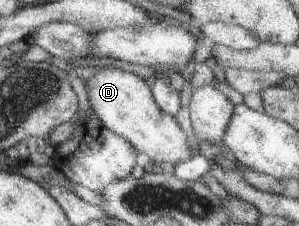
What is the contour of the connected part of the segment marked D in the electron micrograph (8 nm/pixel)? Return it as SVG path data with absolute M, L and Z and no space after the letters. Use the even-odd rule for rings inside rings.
M103 66L94 75L84 80L84 85L91 111L107 129L126 139L135 148L139 156L145 155L156 166L159 164L159 166L170 167L191 158L191 147L187 142L185 130L181 127L181 119L169 115L157 107L152 98L150 87L145 84L145 80L131 72L123 72Z

